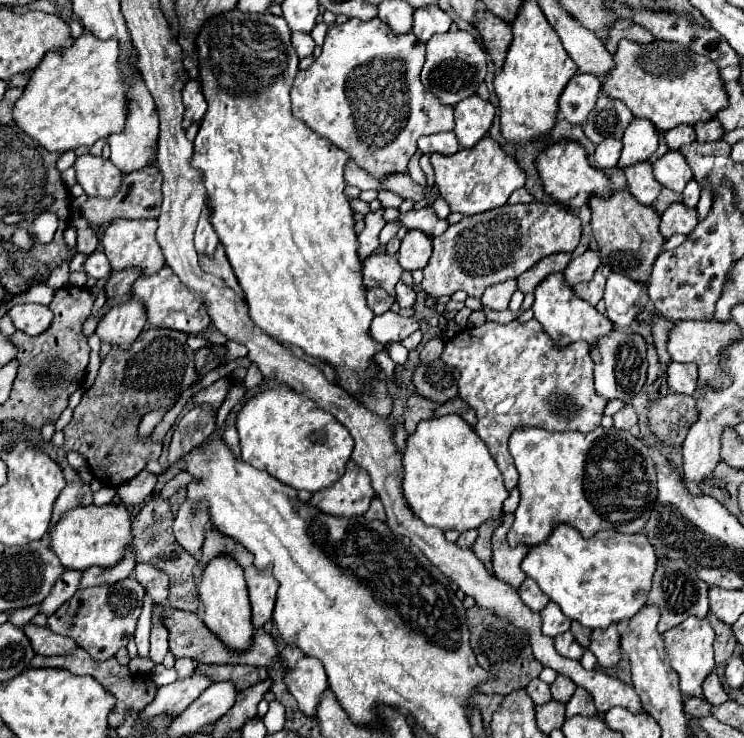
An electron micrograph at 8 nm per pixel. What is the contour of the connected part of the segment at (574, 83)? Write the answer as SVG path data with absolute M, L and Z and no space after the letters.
M575 74L559 98L559 112L571 124L585 124L601 92L601 80L593 74Z

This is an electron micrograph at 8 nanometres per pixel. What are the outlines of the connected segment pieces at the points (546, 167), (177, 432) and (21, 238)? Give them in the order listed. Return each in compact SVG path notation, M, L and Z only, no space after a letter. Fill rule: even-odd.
M561 140L561 142L555 142L553 146L545 148L537 158L535 158L535 166L539 170L539 178L543 182L543 188L545 192L569 206L571 210L577 210L581 208L583 204L589 202L589 196L593 194L599 194L599 196L607 196L613 192L613 184L611 180L597 168L593 168L587 160L587 152L585 148L579 144L579 142L573 142L573 140Z
M195 406L185 416L175 422L171 446L169 446L169 464L175 466L183 454L205 444L215 432L215 412L209 406Z
M19 228L19 230L13 232L11 242L13 242L21 252L29 252L29 250L33 248L33 236L31 236L27 230L23 230L23 228Z

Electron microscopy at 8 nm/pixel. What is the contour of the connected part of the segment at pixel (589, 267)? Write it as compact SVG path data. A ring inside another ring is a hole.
M587 250L583 256L577 256L569 262L569 266L565 268L565 278L569 286L575 286L579 282L587 282L593 278L595 270L601 266L601 256L595 250Z

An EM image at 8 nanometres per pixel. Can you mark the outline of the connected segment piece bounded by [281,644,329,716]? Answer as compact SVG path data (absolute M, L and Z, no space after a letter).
M295 644L283 646L281 656L289 670L285 674L285 684L299 702L299 710L307 716L315 716L319 696L329 686L323 664L317 658L305 656Z

